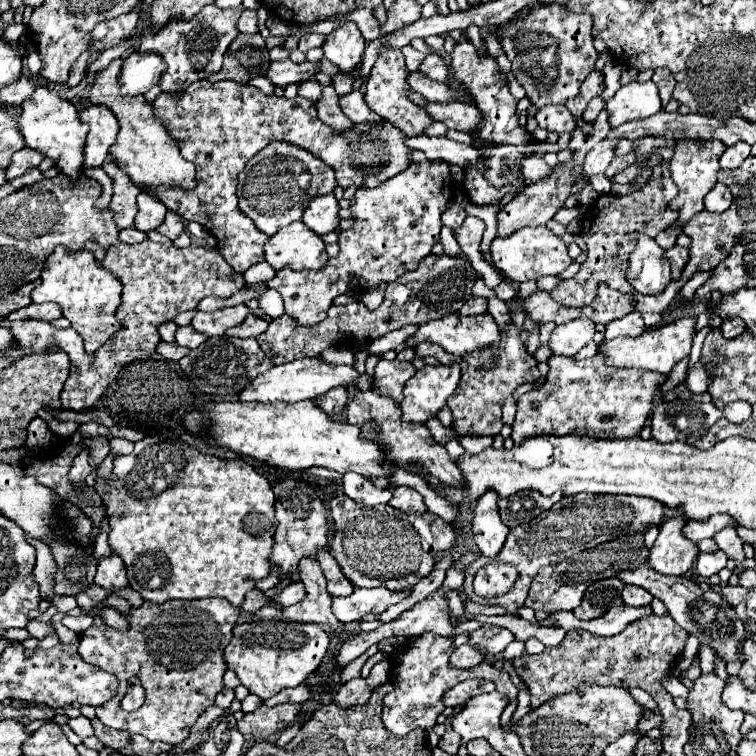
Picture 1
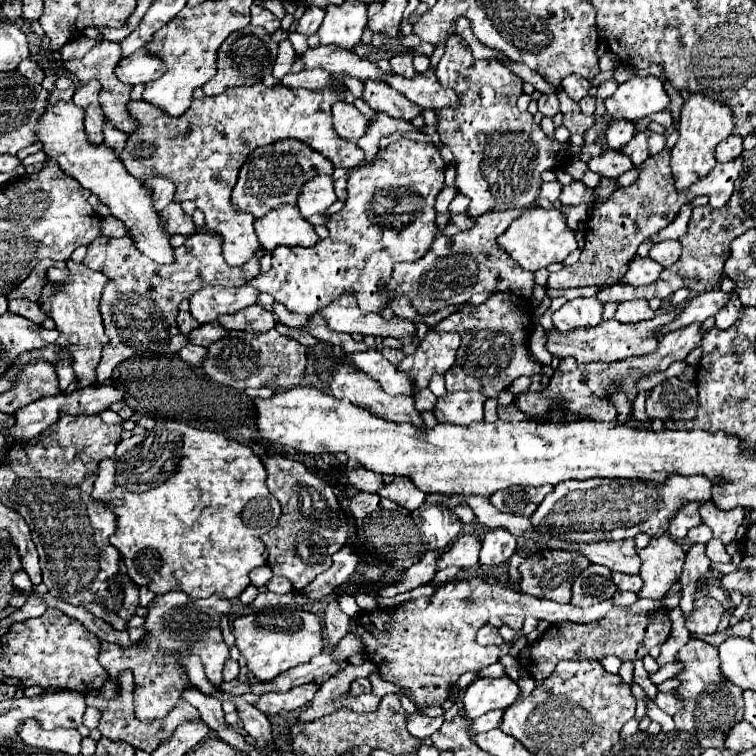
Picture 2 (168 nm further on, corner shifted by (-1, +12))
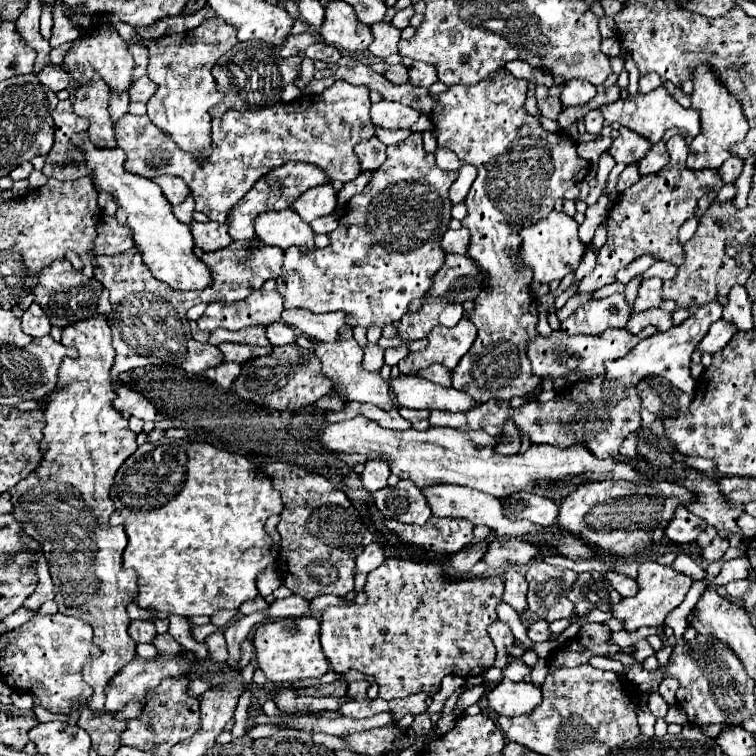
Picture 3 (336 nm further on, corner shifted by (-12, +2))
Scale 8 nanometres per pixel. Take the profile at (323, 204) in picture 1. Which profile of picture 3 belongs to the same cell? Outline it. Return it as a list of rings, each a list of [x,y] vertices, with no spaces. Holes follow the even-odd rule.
[[[322,184],[322,186],[314,186],[312,190],[304,192],[294,204],[292,208],[300,214],[300,218],[304,222],[312,222],[316,218],[322,216],[330,216],[338,206],[338,196],[332,184]]]

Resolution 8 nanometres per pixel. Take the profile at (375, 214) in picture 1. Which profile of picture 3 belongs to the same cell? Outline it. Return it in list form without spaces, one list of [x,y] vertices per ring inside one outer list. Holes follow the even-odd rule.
[[[418,132],[388,146],[388,158],[374,172],[364,192],[350,198],[346,214],[340,218],[338,228],[330,234],[330,244],[314,250],[312,254],[302,254],[294,248],[286,250],[282,274],[276,280],[278,292],[284,298],[284,308],[306,308],[314,314],[342,310],[348,314],[348,326],[362,328],[384,328],[398,322],[406,314],[410,300],[422,298],[424,290],[432,286],[432,274],[436,274],[444,262],[444,250],[434,236],[442,236],[448,230],[452,208],[448,188],[456,178],[458,172],[440,170],[434,154],[424,152],[422,134]]]

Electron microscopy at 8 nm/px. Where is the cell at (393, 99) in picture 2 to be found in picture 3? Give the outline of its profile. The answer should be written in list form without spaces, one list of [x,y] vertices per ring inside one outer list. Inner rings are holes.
[[[380,100],[372,104],[370,116],[372,116],[372,124],[388,128],[388,130],[410,128],[420,118],[420,114],[416,114],[416,110],[412,110],[410,106],[404,106],[392,100]]]

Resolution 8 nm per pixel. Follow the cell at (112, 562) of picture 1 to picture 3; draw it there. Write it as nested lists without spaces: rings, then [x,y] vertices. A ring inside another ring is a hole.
[[[132,620],[128,632],[136,642],[152,642],[156,636],[156,628],[150,620]]]

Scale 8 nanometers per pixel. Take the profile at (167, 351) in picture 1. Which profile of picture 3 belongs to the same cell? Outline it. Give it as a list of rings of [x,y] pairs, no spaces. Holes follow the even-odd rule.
[[[220,362],[214,368],[208,368],[202,372],[202,376],[206,376],[208,380],[214,380],[216,384],[220,384],[222,388],[230,388],[230,384],[234,382],[234,378],[240,374],[240,364],[236,362]]]

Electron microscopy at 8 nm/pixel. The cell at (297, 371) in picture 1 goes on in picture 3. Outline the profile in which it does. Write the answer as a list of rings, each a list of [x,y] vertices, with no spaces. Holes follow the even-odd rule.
[[[400,374],[398,378],[390,378],[388,386],[394,390],[398,406],[414,410],[428,408],[428,410],[462,412],[476,406],[476,402],[468,398],[468,394],[454,388],[442,388],[440,384],[434,384],[418,376]]]

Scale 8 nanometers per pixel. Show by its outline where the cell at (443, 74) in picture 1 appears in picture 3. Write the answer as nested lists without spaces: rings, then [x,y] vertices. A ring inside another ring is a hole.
[[[414,62],[410,66],[410,84],[430,88],[436,80],[438,80],[438,74],[436,74],[434,66],[428,66],[424,62]]]

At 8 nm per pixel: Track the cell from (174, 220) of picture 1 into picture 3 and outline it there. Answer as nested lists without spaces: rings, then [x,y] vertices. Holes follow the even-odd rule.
[[[194,220],[190,224],[190,230],[192,230],[192,236],[194,236],[194,244],[200,246],[204,252],[220,250],[220,248],[224,248],[232,242],[226,224],[218,224],[218,222],[202,224],[202,222]]]

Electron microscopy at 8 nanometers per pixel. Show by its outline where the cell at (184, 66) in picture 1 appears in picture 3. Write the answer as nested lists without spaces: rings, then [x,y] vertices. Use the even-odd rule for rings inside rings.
[[[210,18],[194,30],[140,42],[144,42],[150,50],[148,76],[158,84],[154,98],[148,102],[150,120],[160,126],[160,130],[168,132],[182,150],[194,152],[198,160],[204,160],[204,154],[210,154],[208,110],[224,98],[224,94],[216,90],[212,66],[238,42],[236,28],[228,26],[228,22],[224,22],[222,18]]]

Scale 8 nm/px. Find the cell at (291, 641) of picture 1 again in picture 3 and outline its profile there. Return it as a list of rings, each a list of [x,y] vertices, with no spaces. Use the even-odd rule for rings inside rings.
[[[312,616],[284,618],[276,622],[260,624],[254,630],[256,664],[272,684],[296,682],[302,678],[320,678],[328,672],[328,660],[320,646],[320,622]]]

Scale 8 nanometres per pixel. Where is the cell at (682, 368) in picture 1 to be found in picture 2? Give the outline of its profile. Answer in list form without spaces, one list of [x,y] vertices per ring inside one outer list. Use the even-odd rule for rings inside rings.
[[[641,392],[637,398],[635,398],[635,404],[633,404],[633,418],[641,424],[645,424],[649,420],[647,412],[645,412],[645,398],[647,398],[647,392]]]

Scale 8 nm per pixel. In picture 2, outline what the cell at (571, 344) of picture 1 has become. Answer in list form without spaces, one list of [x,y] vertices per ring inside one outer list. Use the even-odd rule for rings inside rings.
[[[575,298],[553,312],[553,324],[559,332],[569,332],[577,326],[595,326],[601,322],[603,304],[597,298]]]

